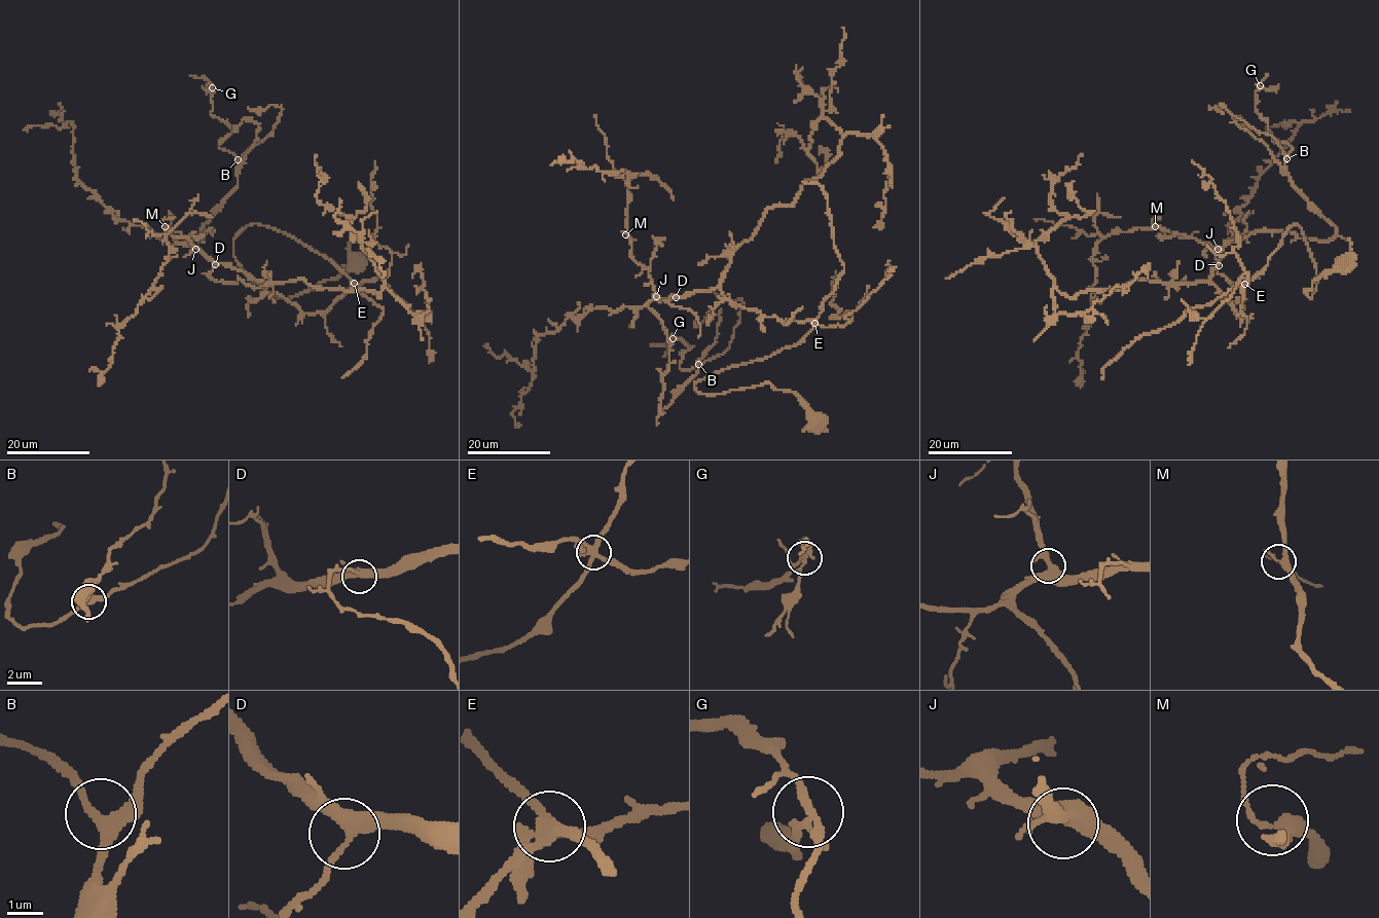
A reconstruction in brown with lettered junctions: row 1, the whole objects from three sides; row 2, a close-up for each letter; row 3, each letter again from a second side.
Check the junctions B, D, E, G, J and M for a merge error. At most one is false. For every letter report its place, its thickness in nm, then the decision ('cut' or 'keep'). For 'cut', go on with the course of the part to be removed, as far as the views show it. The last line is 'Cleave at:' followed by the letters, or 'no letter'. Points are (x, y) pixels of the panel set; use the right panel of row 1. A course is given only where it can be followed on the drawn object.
B: place (1286, 158); calibre 280 nm; keep
D: place (1219, 265); calibre 360 nm; keep
E: place (1244, 284); calibre 340 nm; cut; course (1244, 284), (1267, 264), (1294, 224), (1314, 265), (1310, 298), (1305, 292), (1313, 281), (1349, 251), (1348, 237)
G: place (1260, 85); calibre 180 nm; keep
J: place (1218, 249); calibre 400 nm; keep
M: place (1155, 226); calibre 280 nm; keep
Cleave at: E

